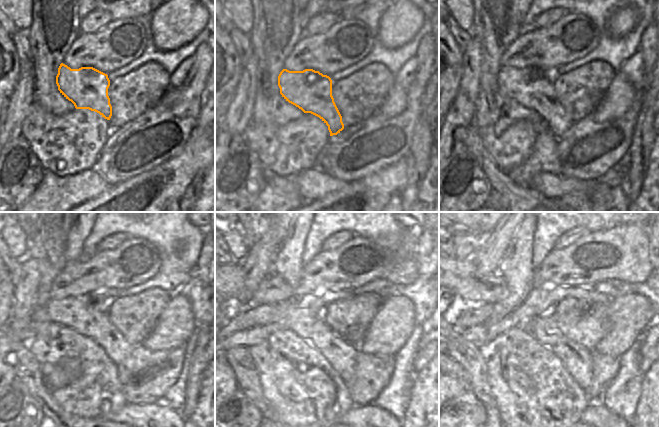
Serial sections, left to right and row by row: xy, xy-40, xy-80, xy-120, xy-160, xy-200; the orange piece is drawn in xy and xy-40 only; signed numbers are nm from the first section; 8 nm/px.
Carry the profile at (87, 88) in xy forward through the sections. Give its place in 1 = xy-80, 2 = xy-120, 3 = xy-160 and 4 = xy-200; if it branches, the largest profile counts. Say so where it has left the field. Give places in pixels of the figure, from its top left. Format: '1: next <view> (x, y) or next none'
1: next xy-80 (529, 87)
2: next xy-120 (81, 313)
3: next xy-160 (341, 352)
4: next xy-200 (577, 360)

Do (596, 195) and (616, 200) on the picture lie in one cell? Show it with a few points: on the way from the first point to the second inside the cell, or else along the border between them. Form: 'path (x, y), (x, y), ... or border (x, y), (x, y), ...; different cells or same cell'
path (601, 196), (605, 200), (611, 200); same cell

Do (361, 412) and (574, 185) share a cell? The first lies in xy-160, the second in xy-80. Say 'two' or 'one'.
one

